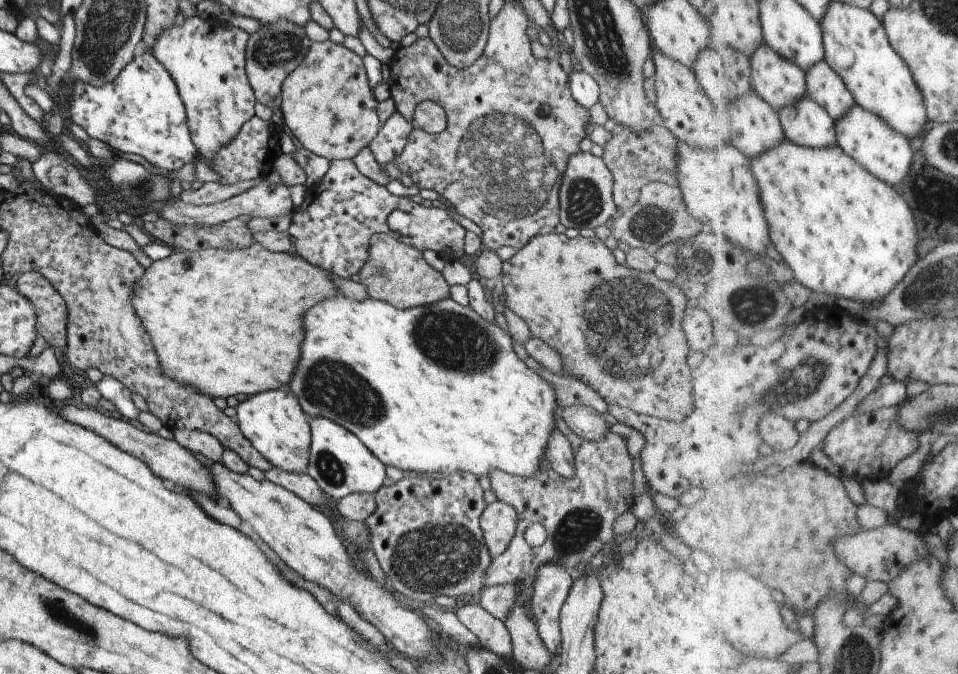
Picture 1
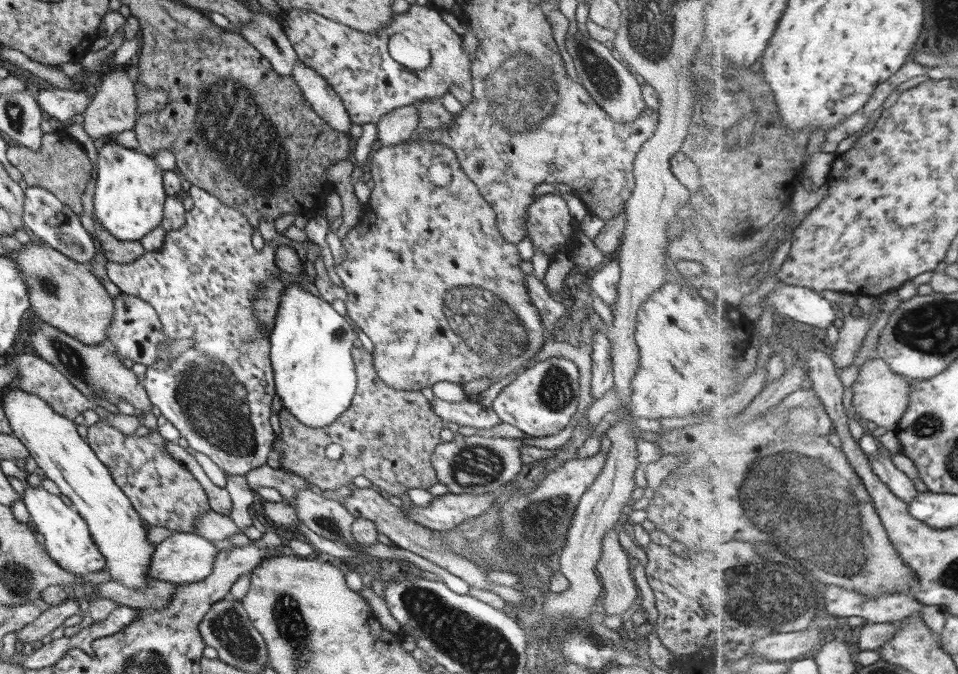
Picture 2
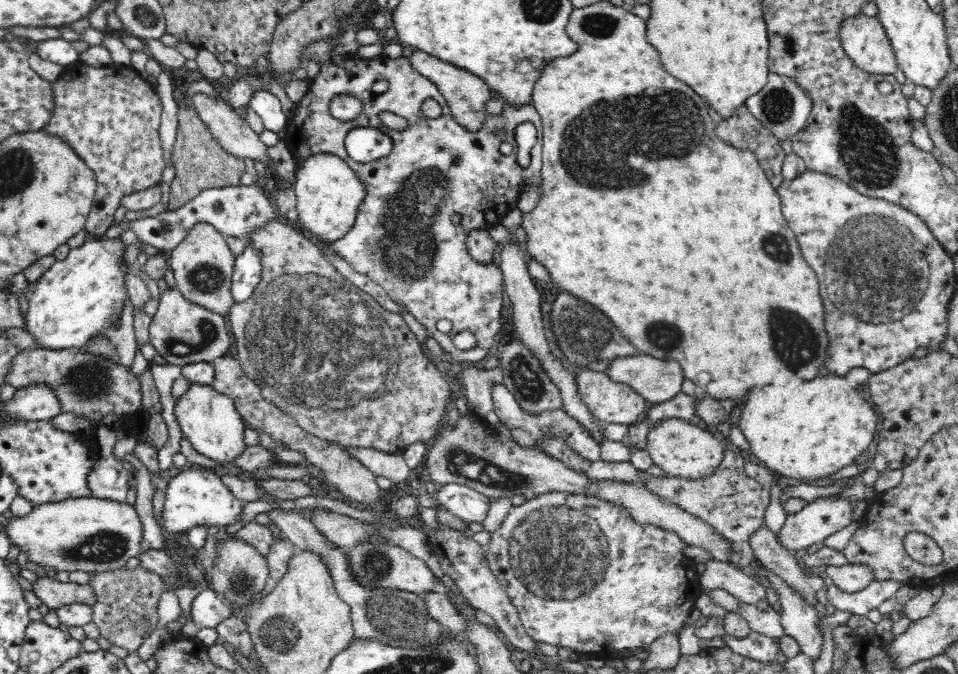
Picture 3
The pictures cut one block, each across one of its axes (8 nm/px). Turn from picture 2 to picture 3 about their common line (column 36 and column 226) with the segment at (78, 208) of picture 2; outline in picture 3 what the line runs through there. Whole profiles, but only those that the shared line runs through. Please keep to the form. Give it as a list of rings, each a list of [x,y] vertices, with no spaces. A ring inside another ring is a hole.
[[[191,106],[178,109],[177,137],[173,144],[171,160],[177,168],[177,174],[170,185],[168,211],[182,208],[206,189],[240,185],[240,178],[245,172],[244,160],[228,152],[218,142]]]

